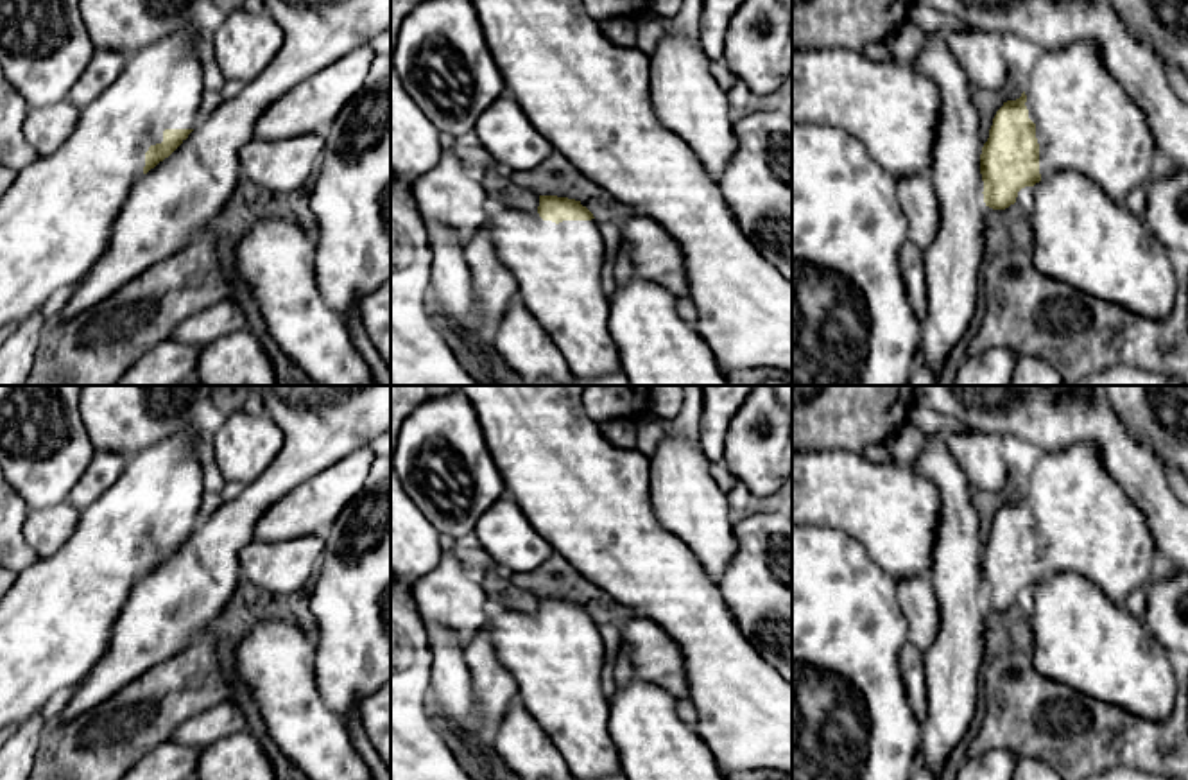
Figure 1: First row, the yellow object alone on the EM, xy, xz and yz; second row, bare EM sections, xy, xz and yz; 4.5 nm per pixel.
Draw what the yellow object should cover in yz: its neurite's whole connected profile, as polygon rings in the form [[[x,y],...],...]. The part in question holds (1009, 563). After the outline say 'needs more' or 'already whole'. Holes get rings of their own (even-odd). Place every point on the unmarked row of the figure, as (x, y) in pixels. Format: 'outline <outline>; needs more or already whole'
outline [[[1093,445],[1039,452],[1036,466],[1023,479],[1025,493],[996,513],[982,549],[986,608],[1005,611],[1016,604],[1021,590],[1057,574],[1077,574],[1091,581],[1107,601],[1123,606],[1129,594],[1159,568],[1161,558],[1145,516],[1104,470]]]; needs more

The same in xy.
outline [[[186,429],[127,459],[118,481],[81,511],[63,547],[22,570],[0,601],[0,730],[39,714],[54,694],[72,692],[106,654],[113,626],[134,583],[168,559],[197,527],[204,486],[195,443],[204,434]]]; needs more

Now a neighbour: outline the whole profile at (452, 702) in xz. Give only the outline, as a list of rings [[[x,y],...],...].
[[[425,622],[432,651],[426,710],[434,723],[457,730],[469,739],[493,742],[477,708],[477,692],[457,633],[446,626]]]

